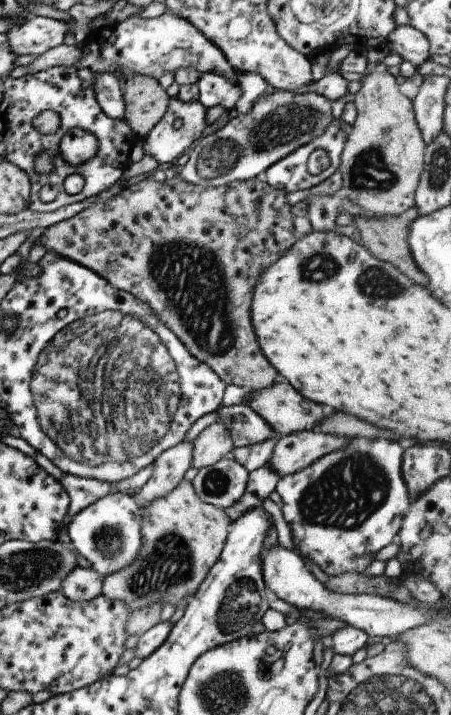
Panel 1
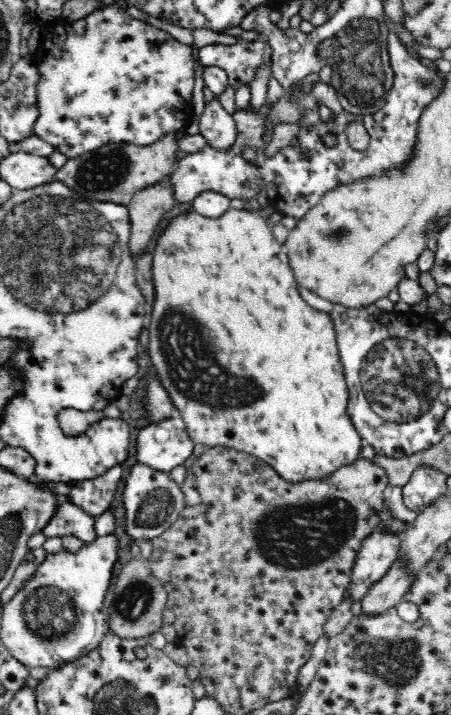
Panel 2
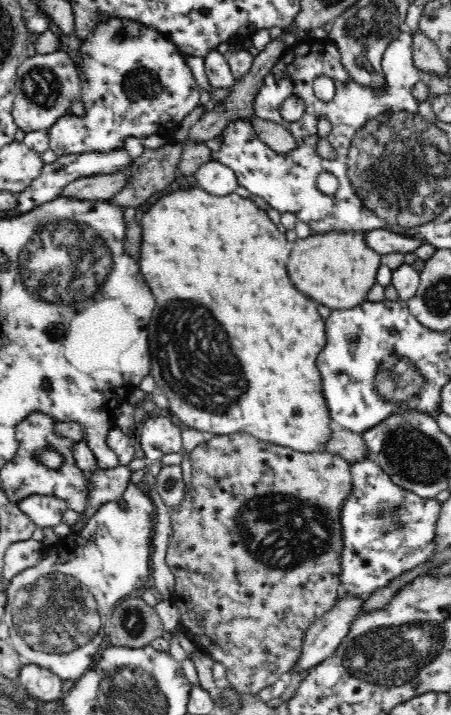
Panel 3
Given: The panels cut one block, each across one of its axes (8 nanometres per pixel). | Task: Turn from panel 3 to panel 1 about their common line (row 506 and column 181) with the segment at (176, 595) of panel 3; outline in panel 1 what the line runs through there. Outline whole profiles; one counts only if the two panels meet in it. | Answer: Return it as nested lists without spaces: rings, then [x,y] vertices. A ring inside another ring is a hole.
[[[175,172],[172,178],[160,182],[149,178],[141,178],[137,182],[129,182],[127,186],[119,189],[118,193],[115,193],[108,200],[95,200],[71,218],[51,225],[32,245],[40,242],[47,251],[77,261],[104,278],[114,289],[129,293],[138,301],[144,302],[149,310],[152,310],[158,316],[161,324],[164,324],[185,345],[188,353],[193,355],[199,362],[209,366],[226,385],[232,384],[248,392],[259,392],[262,388],[271,386],[277,372],[265,358],[260,346],[257,344],[250,319],[250,304],[254,286],[264,270],[280,256],[283,256],[298,238],[298,235],[293,231],[292,218],[294,216],[291,214],[290,205],[285,197],[286,194],[284,190],[275,190],[256,177],[246,181],[233,181],[218,187],[202,187],[185,182],[178,172]]]

